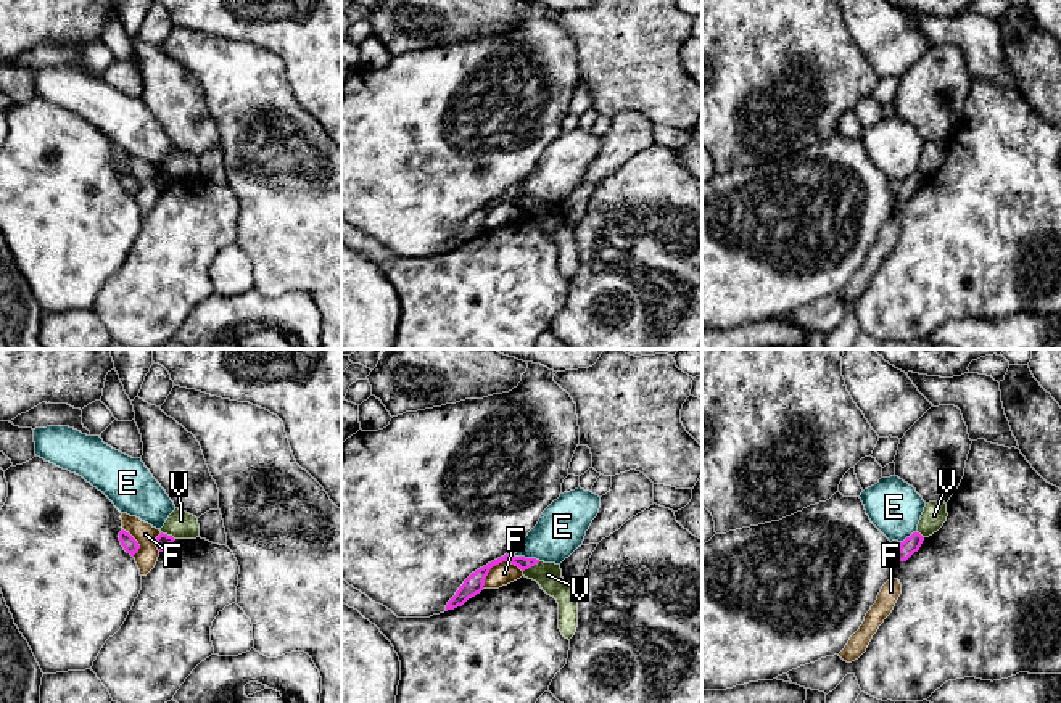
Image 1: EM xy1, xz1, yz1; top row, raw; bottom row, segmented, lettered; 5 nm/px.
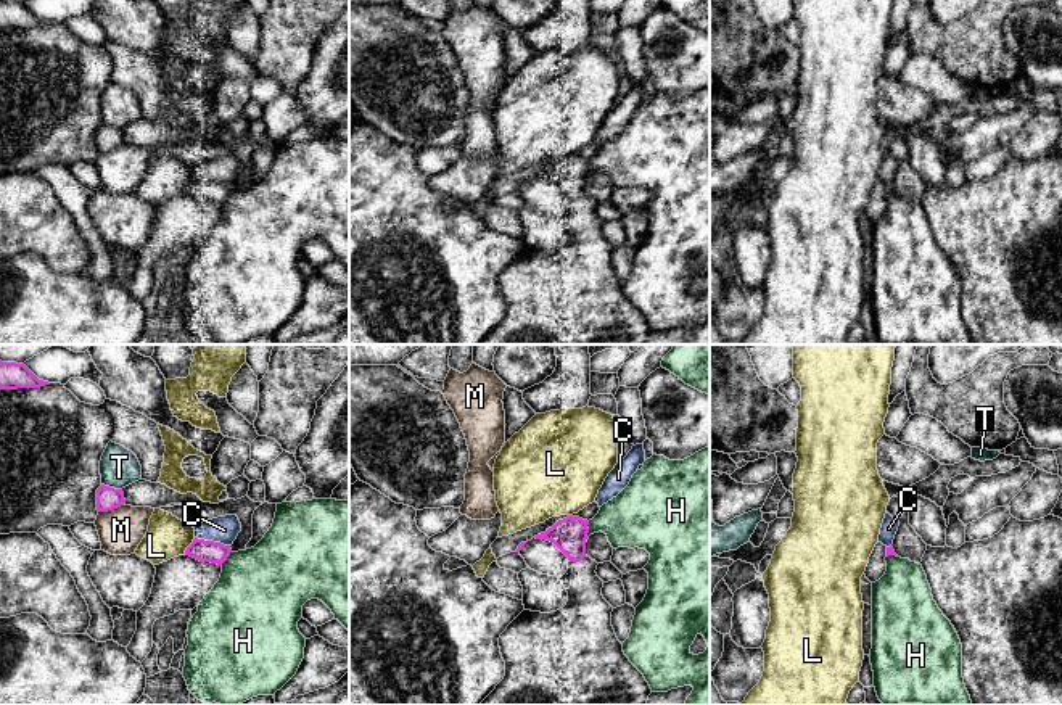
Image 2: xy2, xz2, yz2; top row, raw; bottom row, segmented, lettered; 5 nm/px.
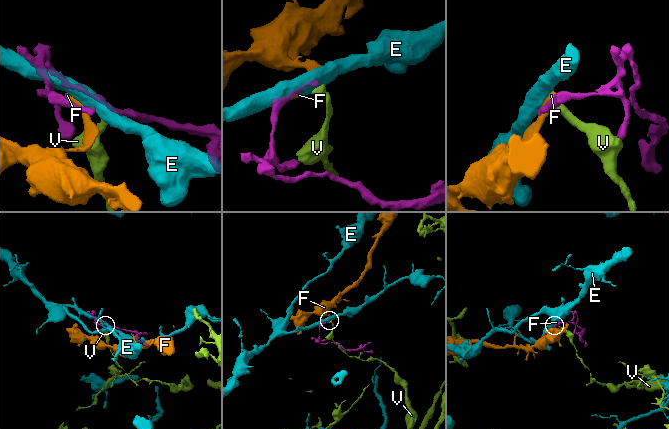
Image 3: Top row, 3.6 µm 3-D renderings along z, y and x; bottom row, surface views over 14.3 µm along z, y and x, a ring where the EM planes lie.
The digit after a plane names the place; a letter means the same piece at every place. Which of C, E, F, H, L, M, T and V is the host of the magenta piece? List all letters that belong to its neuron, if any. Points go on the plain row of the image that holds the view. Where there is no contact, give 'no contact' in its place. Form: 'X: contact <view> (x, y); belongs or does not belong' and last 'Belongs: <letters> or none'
C: contact xy2 (213, 181); does not belong
E: contact xz1 (527, 198); does not belong
F: contact xz1 (496, 203); does not belong
H: contact xz2 (588, 171); does not belong
L: contact xy2 (189, 185); does not belong
M: contact xy2 (111, 148); does not belong
T: contact xy2 (111, 127); does not belong
V: contact xz1 (532, 205); does not belong
Belongs: none

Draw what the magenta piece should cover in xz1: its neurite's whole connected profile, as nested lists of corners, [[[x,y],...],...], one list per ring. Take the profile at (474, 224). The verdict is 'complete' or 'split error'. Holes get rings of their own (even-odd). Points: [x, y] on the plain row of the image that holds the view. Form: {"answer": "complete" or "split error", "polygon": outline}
{"answer": "complete", "polygon": [[[504,195],[491,203],[488,203],[486,206],[477,209],[475,212],[472,212],[464,224],[459,227],[459,230],[456,232],[456,235],[448,241],[446,245],[446,251],[448,249],[454,249],[457,246],[462,246],[469,238],[475,236],[477,233],[480,233],[483,230],[485,225],[485,219],[489,212],[489,209],[502,201],[509,201],[515,206],[518,206],[522,211],[535,206],[536,203],[539,203],[539,199],[536,198],[525,198],[525,196],[514,196],[514,195]]]}

